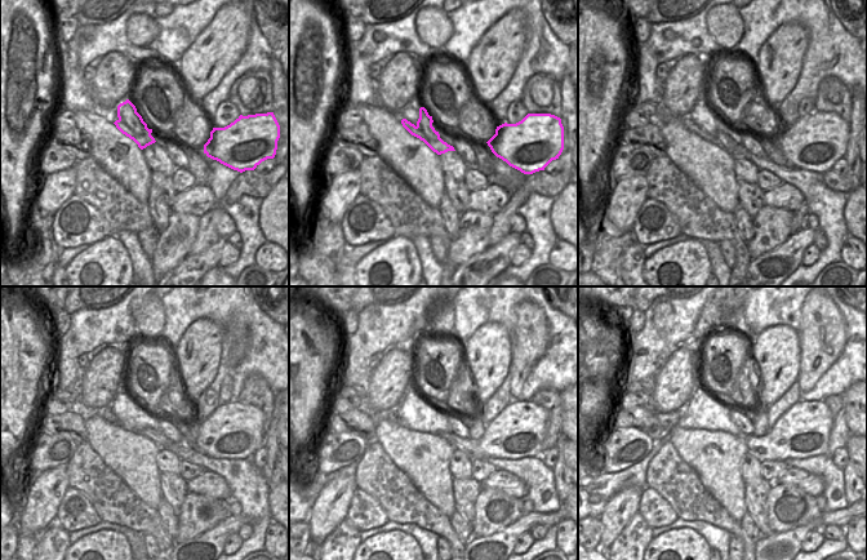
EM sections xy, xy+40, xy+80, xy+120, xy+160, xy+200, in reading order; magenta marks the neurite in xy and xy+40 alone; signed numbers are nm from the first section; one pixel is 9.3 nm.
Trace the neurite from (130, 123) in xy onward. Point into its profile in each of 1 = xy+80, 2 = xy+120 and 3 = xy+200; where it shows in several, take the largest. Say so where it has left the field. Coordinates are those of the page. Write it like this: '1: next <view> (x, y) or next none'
1: next xy+80 (717, 138)
2: next xy+120 (156, 436)
3: next xy+200 (803, 431)

